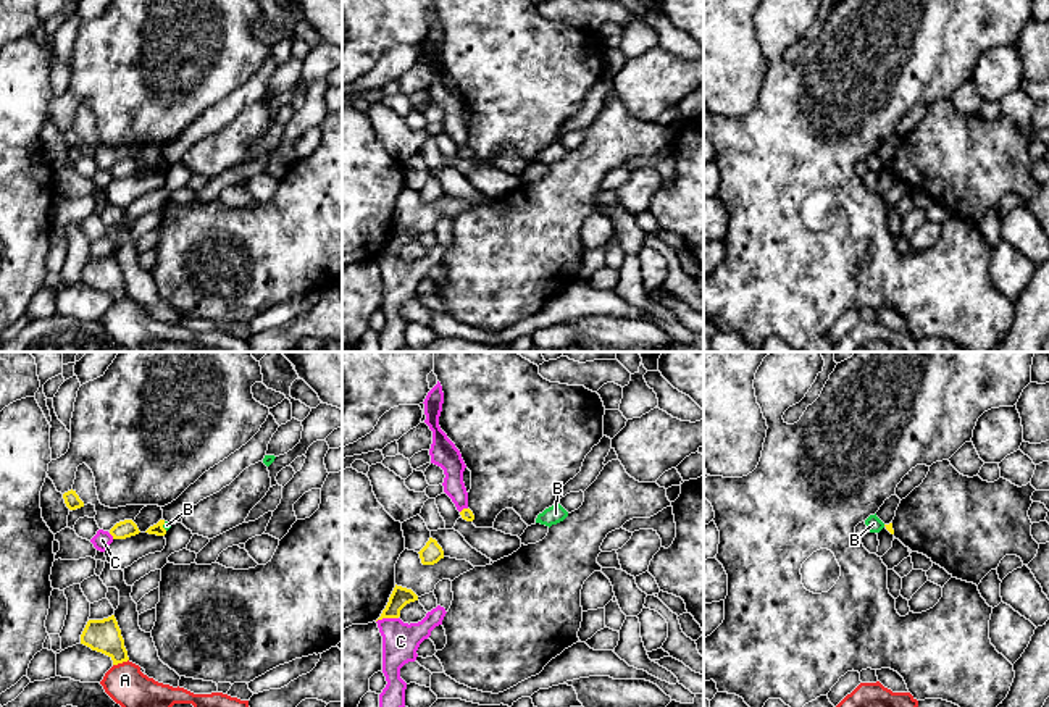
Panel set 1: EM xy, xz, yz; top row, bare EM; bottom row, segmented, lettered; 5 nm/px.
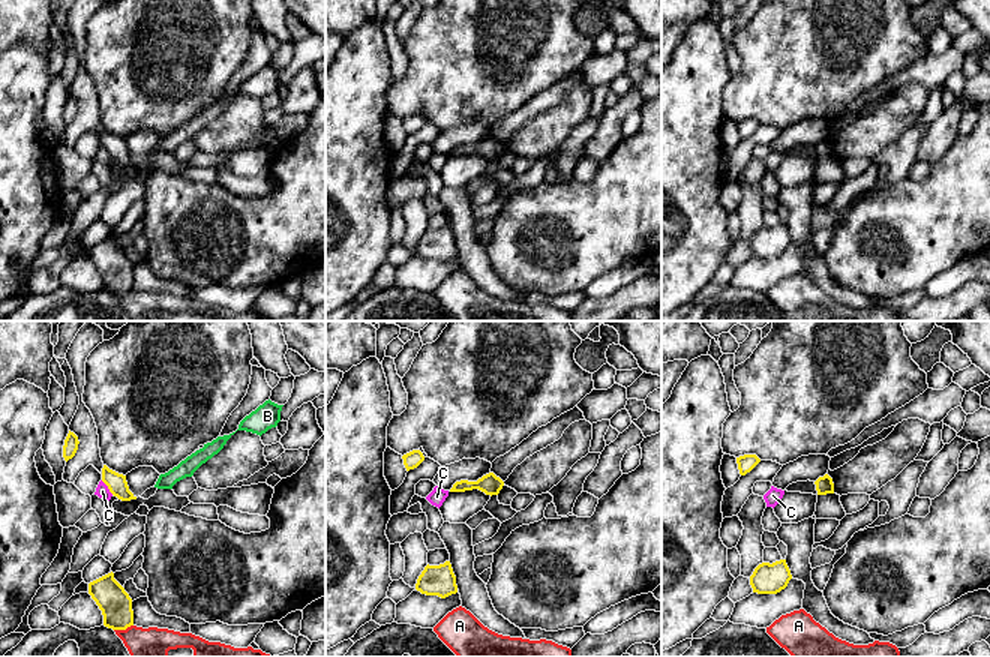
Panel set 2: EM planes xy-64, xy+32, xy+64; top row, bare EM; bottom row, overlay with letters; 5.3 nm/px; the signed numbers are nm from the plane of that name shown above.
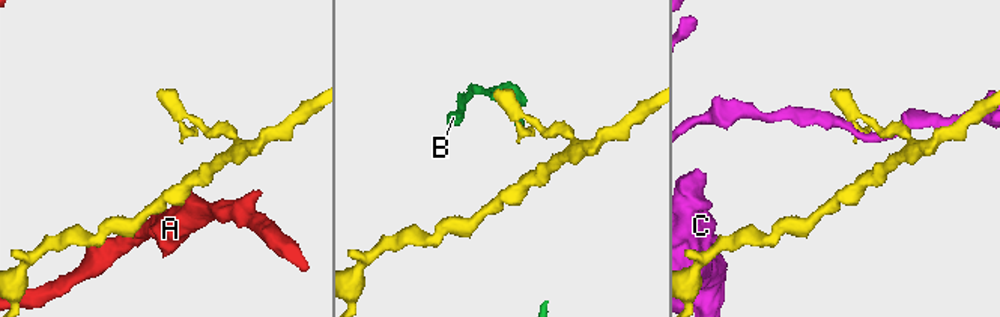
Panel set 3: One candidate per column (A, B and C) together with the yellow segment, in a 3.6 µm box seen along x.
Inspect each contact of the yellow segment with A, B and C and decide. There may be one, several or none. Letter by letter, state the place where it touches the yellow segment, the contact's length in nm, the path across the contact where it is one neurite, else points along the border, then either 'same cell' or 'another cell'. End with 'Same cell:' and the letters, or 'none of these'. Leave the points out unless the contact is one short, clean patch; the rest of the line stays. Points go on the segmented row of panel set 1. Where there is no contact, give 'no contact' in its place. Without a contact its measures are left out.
A: contact xy (120, 662); length 90 nm; another cell
B: contact xy (162, 527); length 50 nm; border xy (163, 522), (167, 530); another cell
C: contact xz (386, 617); length 110 nm; another cell
Same cell: none of these

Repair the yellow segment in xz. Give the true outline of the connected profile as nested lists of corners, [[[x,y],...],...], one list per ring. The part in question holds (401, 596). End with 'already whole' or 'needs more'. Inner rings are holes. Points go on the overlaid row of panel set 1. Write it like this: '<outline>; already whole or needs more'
[[[397,586],[394,588],[389,602],[386,605],[386,609],[382,610],[381,617],[378,620],[382,618],[399,618],[400,617],[400,610],[410,604],[418,600],[418,596],[407,588]]]; already whole

